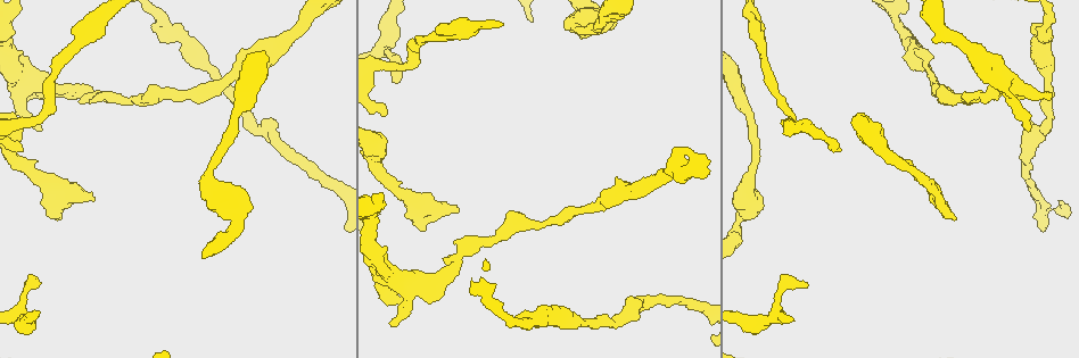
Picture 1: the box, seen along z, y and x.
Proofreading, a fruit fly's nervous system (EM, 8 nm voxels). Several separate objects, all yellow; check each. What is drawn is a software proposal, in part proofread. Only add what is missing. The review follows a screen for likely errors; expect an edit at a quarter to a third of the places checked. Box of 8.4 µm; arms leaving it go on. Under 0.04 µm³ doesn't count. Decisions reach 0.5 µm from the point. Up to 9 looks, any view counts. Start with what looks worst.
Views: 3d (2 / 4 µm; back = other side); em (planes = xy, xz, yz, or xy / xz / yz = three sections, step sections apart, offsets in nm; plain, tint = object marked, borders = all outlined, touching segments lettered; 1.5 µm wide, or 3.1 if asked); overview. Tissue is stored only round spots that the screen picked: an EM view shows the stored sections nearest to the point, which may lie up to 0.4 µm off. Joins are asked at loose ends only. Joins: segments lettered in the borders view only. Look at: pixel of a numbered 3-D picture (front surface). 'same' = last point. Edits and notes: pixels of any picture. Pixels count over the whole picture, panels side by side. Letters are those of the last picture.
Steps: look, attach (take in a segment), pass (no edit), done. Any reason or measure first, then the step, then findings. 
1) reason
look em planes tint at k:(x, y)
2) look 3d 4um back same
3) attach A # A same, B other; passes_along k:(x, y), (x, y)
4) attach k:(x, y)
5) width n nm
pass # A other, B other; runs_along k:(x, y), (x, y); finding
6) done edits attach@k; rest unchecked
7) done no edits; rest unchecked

free end
look 3d 4um at 1:(383, 115)

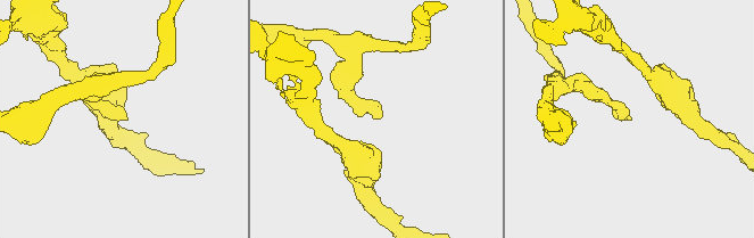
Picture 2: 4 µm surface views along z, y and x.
look em xz step 8 borders at 2:(381, 116)

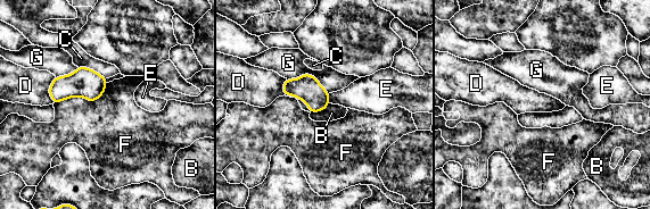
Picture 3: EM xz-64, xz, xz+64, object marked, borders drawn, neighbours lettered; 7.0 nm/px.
width 160 nm
pass # B other, C other, D other, E other, F other, G other; border 3:(285, 78), (282, 91), (310, 111); no lettered segment goes on from it

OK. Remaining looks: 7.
an open end
look 3d 4um at 1:(35, 285)

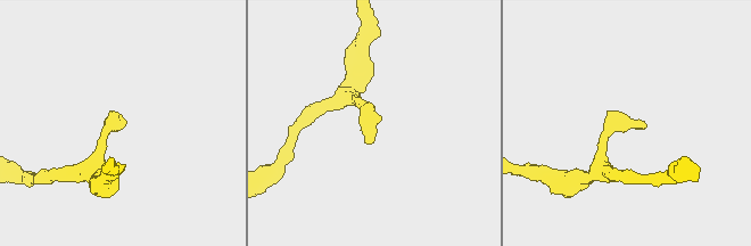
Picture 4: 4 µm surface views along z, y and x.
now the EM
look em planes borders at 4:(372, 142)

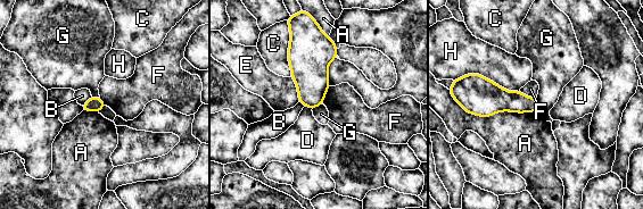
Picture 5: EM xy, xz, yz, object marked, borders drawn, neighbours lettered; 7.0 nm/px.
pass # A other, B other, C other, D other, E other, F other, G other, H other; border 5:(537, 99), (538, 107), (534, 111); no lettered segment goes on from it

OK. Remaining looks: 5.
free end
look 3d 4um back at 1:(955, 219)

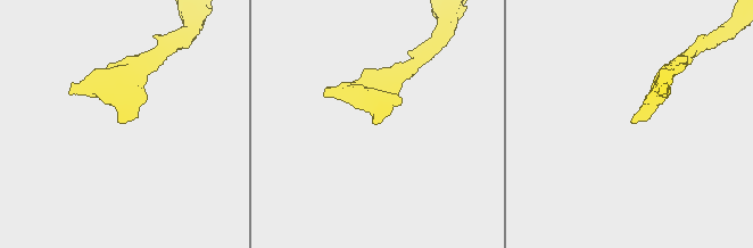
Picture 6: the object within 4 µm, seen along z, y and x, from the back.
shape alone is not enough
look em xy step 8 borders at 6:(632, 121)

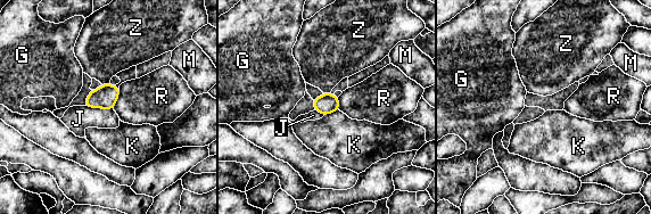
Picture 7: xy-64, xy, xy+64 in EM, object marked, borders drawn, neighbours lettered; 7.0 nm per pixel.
another direction
look em planes borders same

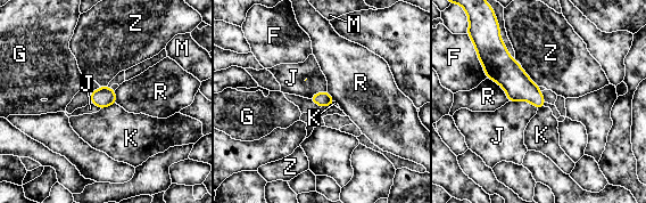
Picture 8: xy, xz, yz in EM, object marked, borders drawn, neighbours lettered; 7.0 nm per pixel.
pass # F other, G other, J other, K other, M other, R other, Z other; border 8:(115, 103), (101, 108); no lettered segment goes on from it

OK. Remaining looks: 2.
branch stops here
look em yz step 4 borders at 1:(39, 131)

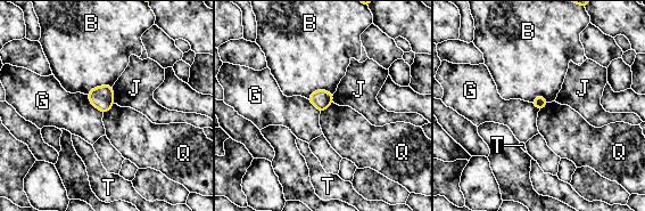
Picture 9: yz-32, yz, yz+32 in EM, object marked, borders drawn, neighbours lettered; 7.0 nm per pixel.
pass # B other, G other, J other, Q other, T other; border 9:(332, 102), (321, 112); none of them fits

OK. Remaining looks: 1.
done no edits; rest unchecked

